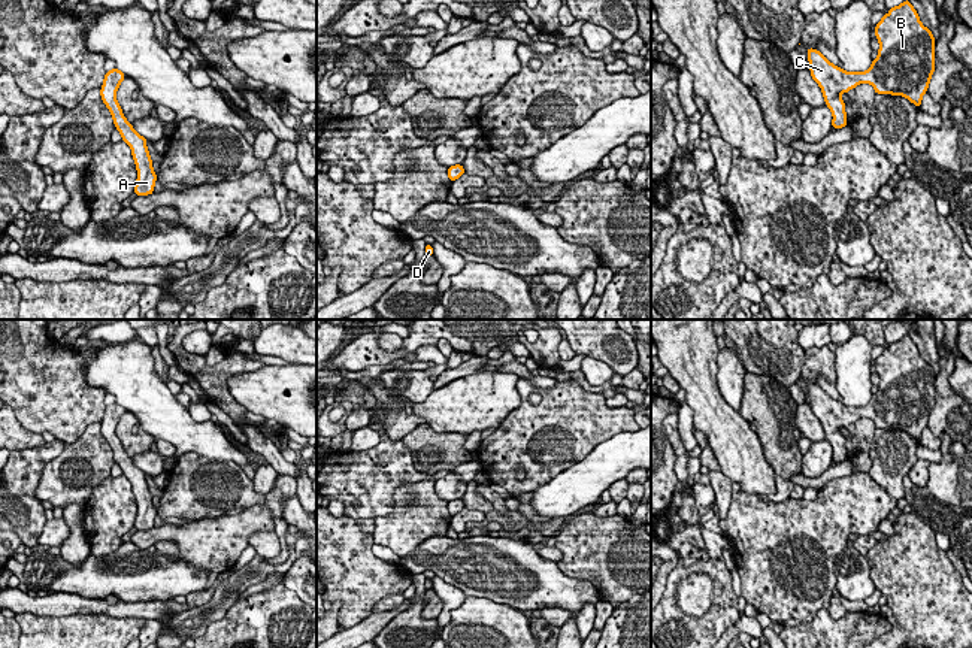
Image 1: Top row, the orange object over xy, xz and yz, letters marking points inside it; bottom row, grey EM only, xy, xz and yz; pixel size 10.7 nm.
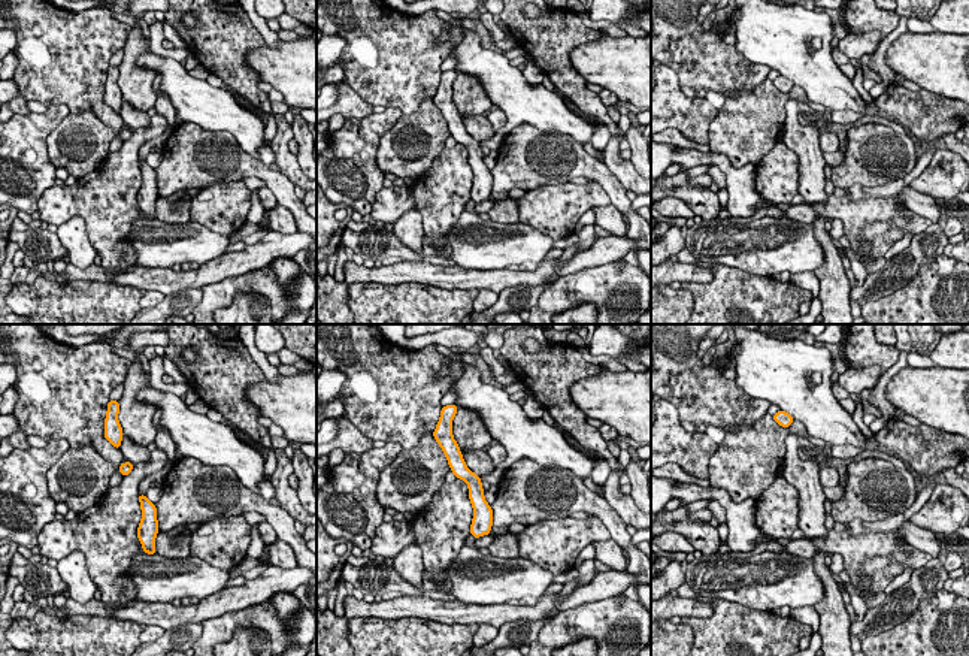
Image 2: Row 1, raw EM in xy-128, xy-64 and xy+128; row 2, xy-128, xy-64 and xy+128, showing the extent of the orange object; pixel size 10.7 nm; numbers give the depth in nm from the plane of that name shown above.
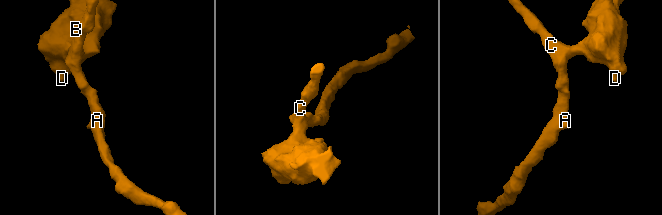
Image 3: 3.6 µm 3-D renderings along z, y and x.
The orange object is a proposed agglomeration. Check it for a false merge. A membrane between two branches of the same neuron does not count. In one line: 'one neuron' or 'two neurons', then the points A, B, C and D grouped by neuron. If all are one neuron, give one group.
one neuron; A B C D

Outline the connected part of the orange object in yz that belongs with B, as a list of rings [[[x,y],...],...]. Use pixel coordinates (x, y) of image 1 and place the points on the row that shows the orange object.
[[[909,0],[891,7],[875,27],[879,51],[866,72],[845,72],[832,64],[820,51],[808,48],[811,76],[820,85],[826,105],[833,115],[832,127],[838,130],[847,125],[847,106],[841,94],[848,93],[859,84],[870,84],[876,94],[903,96],[918,108],[921,106],[923,96],[927,93],[930,78],[935,72],[935,37],[921,24]]]

